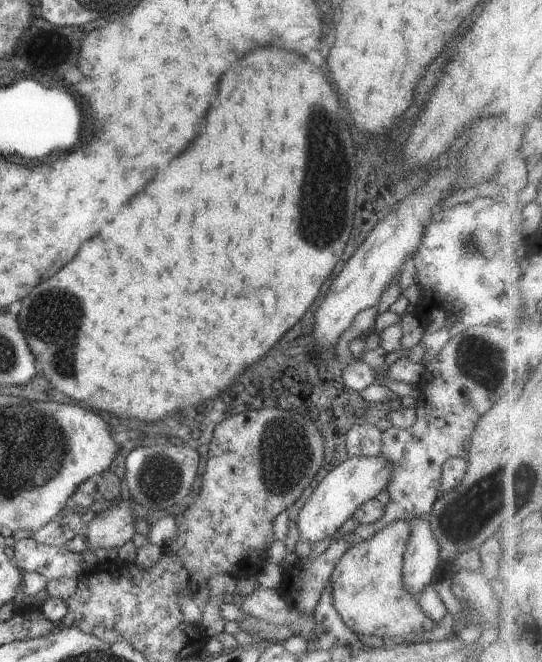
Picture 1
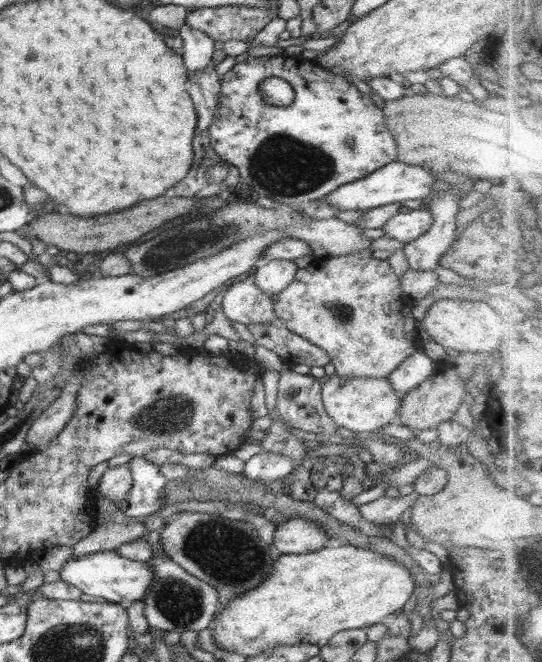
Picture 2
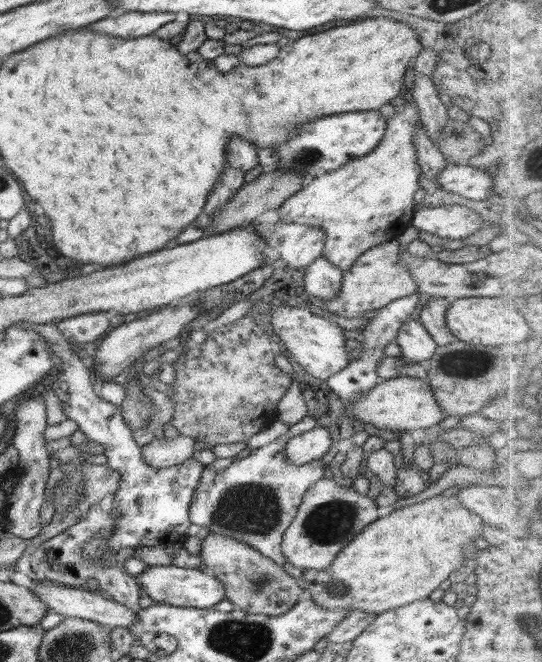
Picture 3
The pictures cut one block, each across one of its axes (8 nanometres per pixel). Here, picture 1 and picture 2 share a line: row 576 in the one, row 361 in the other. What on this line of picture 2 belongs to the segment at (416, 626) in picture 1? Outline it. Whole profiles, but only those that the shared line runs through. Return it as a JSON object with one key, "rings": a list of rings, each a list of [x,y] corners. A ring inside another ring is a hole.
{"rings":[[[364,249],[327,259],[319,257],[305,268],[299,268],[294,280],[278,293],[274,313],[278,315],[281,326],[330,355],[336,376],[382,379],[390,376],[406,358],[419,352],[414,332],[416,320],[410,316],[413,304],[403,292],[399,276],[391,269],[389,262],[372,257],[372,252]]]}

